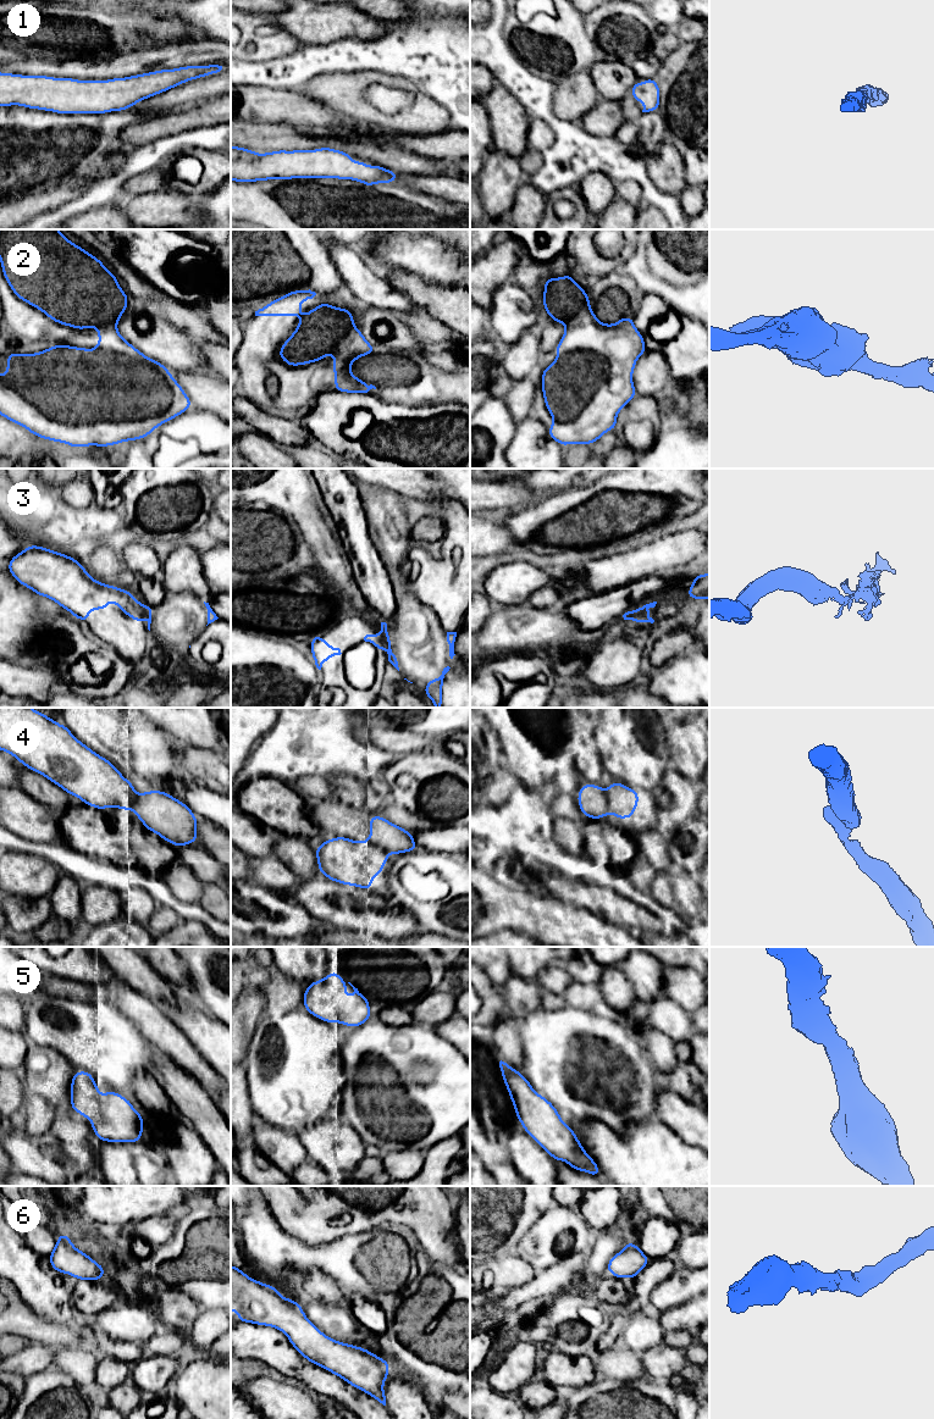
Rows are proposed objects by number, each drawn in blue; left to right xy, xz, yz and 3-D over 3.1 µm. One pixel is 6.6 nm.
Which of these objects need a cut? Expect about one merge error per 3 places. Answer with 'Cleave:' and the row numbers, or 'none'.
Cleave: 2, 3, 4

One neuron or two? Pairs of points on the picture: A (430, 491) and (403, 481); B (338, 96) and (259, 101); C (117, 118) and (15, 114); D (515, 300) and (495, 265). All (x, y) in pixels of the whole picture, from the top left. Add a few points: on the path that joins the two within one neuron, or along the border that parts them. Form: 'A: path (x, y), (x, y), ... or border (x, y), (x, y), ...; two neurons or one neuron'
A: path (424, 488), (409, 481); one neuron
B: border (300, 90), (338, 111); two neurons
C: path (92, 123), (40, 123); one neuron
D: border (510, 280), (496, 289), (490, 308); two neurons

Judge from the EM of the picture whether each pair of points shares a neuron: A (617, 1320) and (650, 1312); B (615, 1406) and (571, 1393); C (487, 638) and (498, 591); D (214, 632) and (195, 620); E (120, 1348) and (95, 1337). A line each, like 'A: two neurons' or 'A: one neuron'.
A: two neurons
B: one neuron
C: two neurons
D: two neurons
E: one neuron

